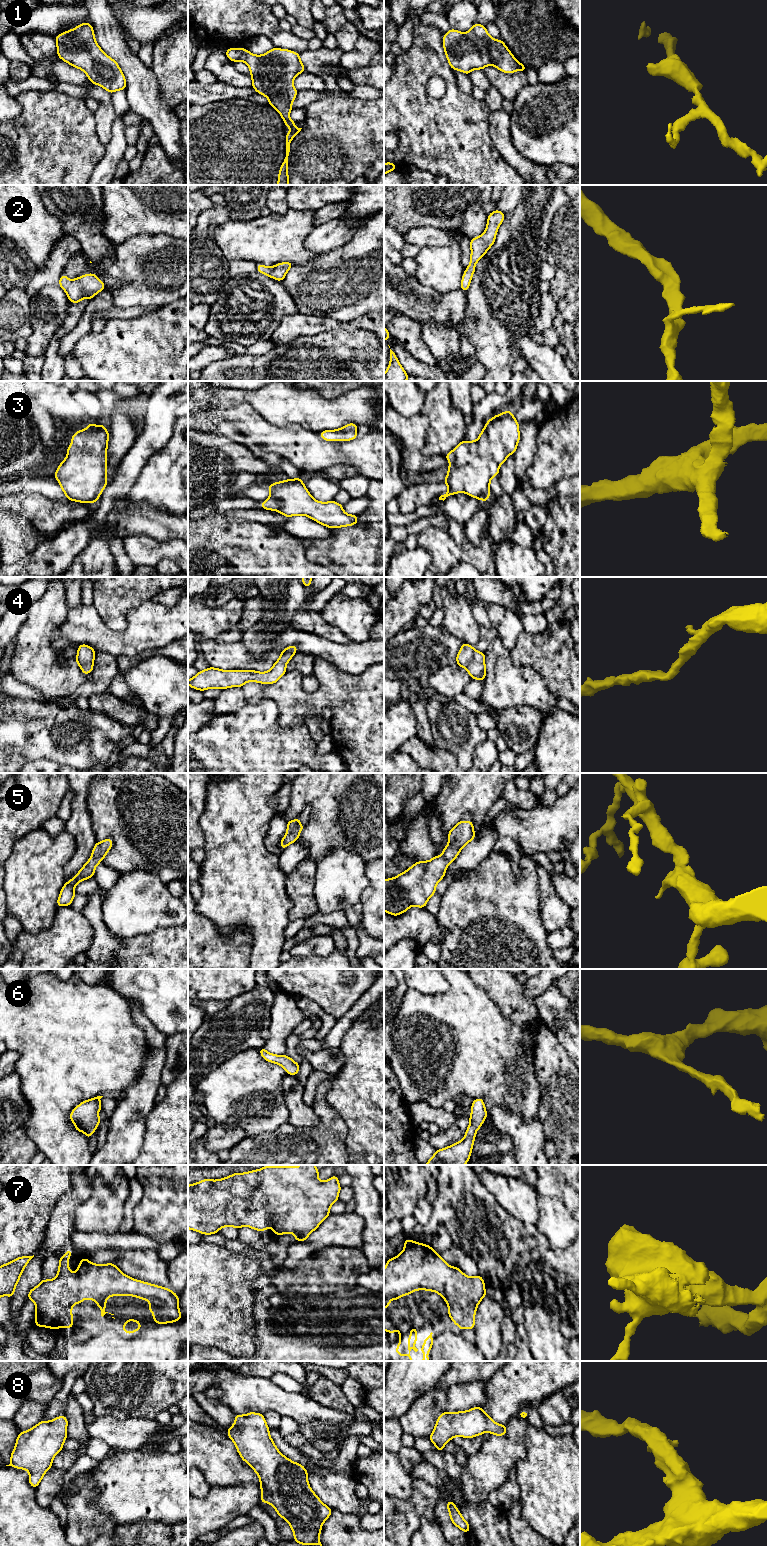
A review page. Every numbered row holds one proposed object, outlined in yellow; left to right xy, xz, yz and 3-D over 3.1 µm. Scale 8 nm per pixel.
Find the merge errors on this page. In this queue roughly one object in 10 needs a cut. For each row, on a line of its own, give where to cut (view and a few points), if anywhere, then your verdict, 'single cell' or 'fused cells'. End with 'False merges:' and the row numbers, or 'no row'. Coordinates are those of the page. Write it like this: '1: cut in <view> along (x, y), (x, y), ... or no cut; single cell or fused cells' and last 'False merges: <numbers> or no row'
1: no cut; single cell
2: no cut; single cell
3: no cut; single cell
4: no cut; single cell
5: no cut; single cell
6: no cut; single cell
7: no cut; single cell
8: no cut; single cell
False merges: no row

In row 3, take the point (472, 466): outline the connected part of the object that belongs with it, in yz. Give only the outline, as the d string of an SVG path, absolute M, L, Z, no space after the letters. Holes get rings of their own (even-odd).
M510 410L489 419L477 440L463 440L444 455L450 462L443 481L449 490L439 500L463 492L487 502L491 478L499 475L499 466L515 453L519 440L519 423Z

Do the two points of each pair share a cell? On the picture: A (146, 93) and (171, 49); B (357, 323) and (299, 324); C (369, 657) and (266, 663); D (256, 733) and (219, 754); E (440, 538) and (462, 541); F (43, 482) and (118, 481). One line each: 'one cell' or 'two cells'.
A: two cells
B: one cell
C: one cell
D: one cell
E: two cells
F: two cells

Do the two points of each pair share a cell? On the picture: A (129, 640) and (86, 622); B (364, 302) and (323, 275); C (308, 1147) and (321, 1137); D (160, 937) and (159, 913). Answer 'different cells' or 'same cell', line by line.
A: same cell
B: same cell
C: same cell
D: different cells

